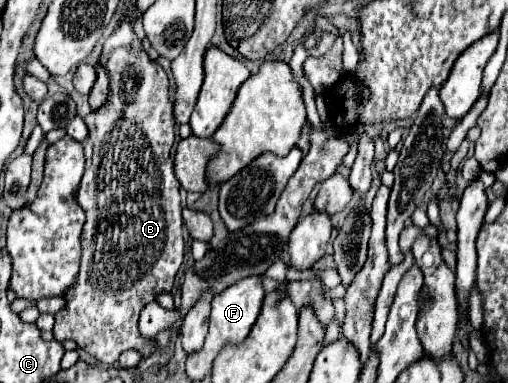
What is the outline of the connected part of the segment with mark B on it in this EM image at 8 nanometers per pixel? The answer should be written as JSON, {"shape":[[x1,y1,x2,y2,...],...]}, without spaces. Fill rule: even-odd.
{"shape":[[123,18,105,40,99,64,109,78,109,98,105,106,85,118,89,134,81,142,87,158,85,176,77,188,77,202,87,214,81,234,83,262,77,282,69,288,69,294,63,296,67,306,55,314,53,334,57,342,75,340,79,348,105,364,117,362,119,354,125,350,137,350,143,358,159,350,155,338,143,338,137,322,149,302,155,302,159,294,171,292,175,274,183,264,185,242,179,198,181,186,175,178,171,158,175,118,173,102,169,100,169,78,165,70,147,56,141,40,133,32,133,22,127,18]]}

